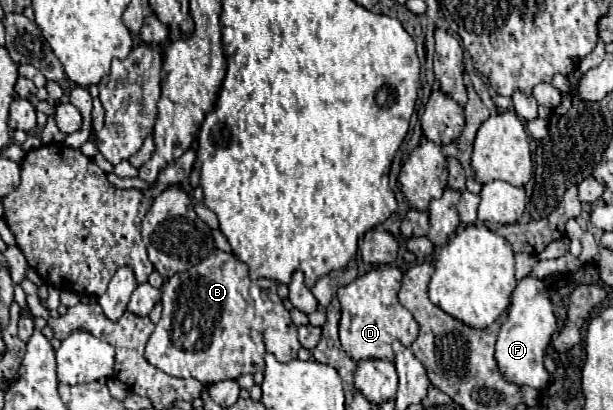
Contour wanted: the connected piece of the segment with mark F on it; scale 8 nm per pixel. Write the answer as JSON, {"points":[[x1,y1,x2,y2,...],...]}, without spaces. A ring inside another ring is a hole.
{"points":[[524,277,512,293,512,309,508,313,508,321,502,325,496,339,494,359,498,363,498,371,502,373,502,377,514,385,528,385,538,391,546,389,550,385,550,375,544,369,542,359,554,331,556,317,552,301,548,297,546,283,534,277]]}

